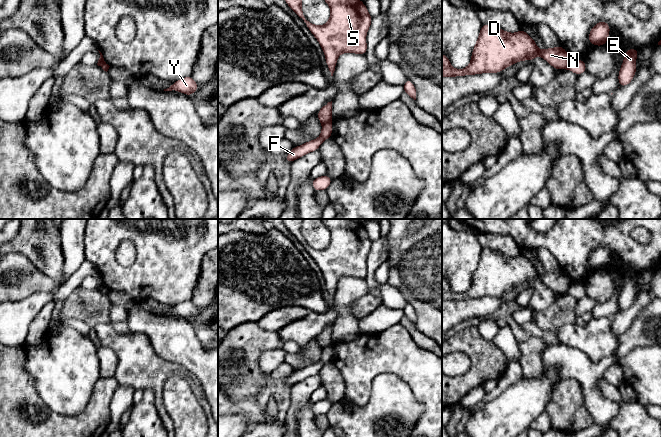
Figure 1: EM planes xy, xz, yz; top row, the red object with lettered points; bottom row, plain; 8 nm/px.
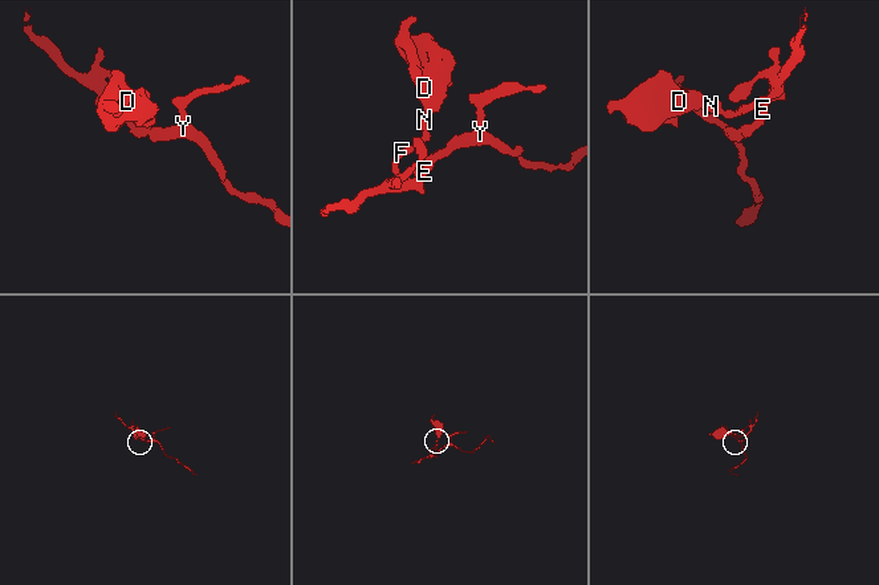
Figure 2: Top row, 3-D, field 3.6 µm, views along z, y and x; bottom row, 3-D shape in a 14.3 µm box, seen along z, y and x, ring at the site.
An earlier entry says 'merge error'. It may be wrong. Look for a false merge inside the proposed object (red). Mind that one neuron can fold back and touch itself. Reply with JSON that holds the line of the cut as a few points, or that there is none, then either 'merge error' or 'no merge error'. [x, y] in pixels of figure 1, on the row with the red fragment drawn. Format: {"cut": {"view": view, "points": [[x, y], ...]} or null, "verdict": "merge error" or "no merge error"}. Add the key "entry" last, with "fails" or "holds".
{"cut": {"view": "xz", "points": [[331, 120], [322, 124]]}, "verdict": "merge error", "entry": "holds"}

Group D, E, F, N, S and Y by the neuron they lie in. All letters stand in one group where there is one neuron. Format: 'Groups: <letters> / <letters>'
Groups: D N S / E F Y

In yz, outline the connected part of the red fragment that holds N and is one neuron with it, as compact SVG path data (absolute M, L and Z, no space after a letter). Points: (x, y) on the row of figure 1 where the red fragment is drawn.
M482 24L470 64L464 69L455 69L442 53L442 77L500 73L519 61L532 61L536 56L541 56L556 70L567 69L571 62L561 45L539 50L533 37L522 28L516 33L509 33L499 27Z

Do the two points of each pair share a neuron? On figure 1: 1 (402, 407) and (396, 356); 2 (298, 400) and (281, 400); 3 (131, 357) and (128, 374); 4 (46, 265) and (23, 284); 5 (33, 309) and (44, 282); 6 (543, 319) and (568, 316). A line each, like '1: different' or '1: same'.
1: different
2: different
3: same
4: different
5: different
6: same

